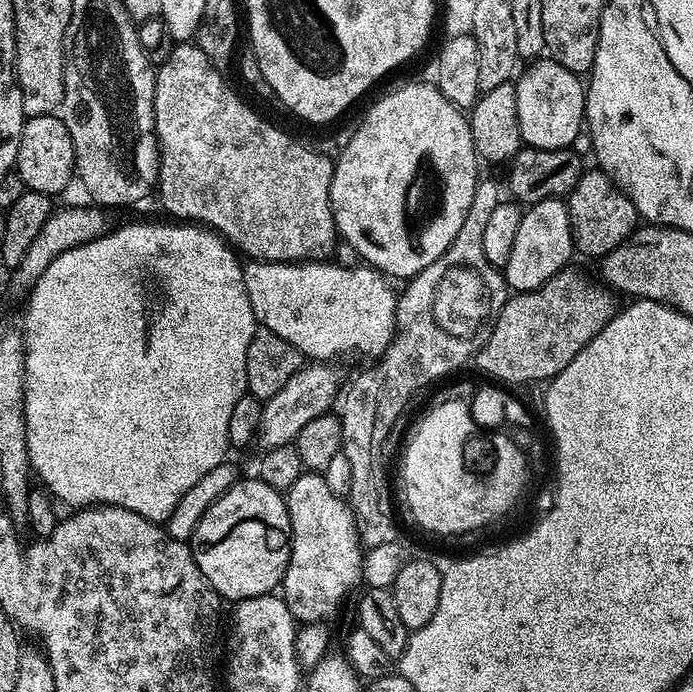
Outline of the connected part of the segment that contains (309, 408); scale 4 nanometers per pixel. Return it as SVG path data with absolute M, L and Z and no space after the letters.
M301 367L300 371L292 375L290 382L286 382L286 386L282 386L282 390L278 390L278 394L274 394L270 399L263 401L264 409L262 410L262 418L260 419L260 425L256 431L255 438L255 443L257 445L261 444L261 449L267 450L293 443L296 435L302 430L302 426L306 426L306 422L314 422L314 418L325 415L331 409L328 407L331 406L332 399L336 396L336 380L332 377L332 372L328 368L331 367Z

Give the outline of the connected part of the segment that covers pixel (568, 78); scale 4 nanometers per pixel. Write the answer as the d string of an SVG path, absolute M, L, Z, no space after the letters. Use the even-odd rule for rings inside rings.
M551 58L539 59L530 67L534 68L515 81L521 141L530 148L571 148L586 120L586 88L581 77Z

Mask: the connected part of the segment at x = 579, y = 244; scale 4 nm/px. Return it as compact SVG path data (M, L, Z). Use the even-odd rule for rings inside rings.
M585 170L578 178L578 186L566 197L570 222L572 223L572 242L577 253L599 258L610 254L624 240L628 239L638 227L636 208L622 194L622 190L610 177L599 170Z

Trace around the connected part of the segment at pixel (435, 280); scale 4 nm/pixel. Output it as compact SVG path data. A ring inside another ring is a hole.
M484 178L477 179L476 189L474 190L474 199L470 202L470 210L466 210L466 219L462 222L462 227L459 228L458 234L454 234L454 242L450 242L450 246L444 253L438 257L434 262L430 262L430 266L426 266L426 270L422 270L417 276L411 277L407 281L408 289L405 292L401 291L398 296L396 304L396 327L398 333L395 339L392 340L392 345L388 347L384 355L375 363L374 368L368 368L352 385L348 388L348 393L344 396L344 409L338 412L340 418L340 425L342 426L342 438L344 439L342 450L346 454L346 458L350 462L350 494L347 499L350 501L352 515L356 517L356 529L360 535L361 545L365 549L373 548L374 546L382 546L382 542L397 542L398 534L396 534L396 512L392 509L392 488L388 485L388 468L384 465L384 443L388 440L388 435L392 432L392 427L396 424L396 419L404 412L404 407L408 404L408 399L415 394L419 388L424 388L427 384L432 384L435 380L443 378L447 372L452 372L455 368L460 368L464 363L471 361L476 353L480 351L481 346L490 338L492 333L492 325L498 318L498 314L503 310L504 304L508 301L510 289L504 283L504 277L497 269L493 268L486 258L482 250L482 241L484 231L486 230L486 222L490 218L490 214L494 211L494 206L502 203L502 196L500 196L500 188L492 180L484 180ZM420 292L428 292L420 300Z

